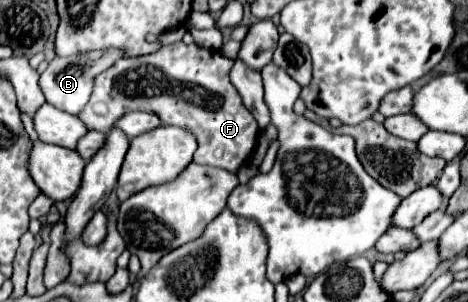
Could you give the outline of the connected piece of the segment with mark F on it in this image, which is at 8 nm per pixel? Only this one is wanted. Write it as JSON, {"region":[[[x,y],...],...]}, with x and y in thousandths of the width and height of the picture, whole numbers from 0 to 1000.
{"region":[[[393,136],[342,156],[342,169],[329,169],[321,182],[252,195],[231,235],[205,255],[197,328],[188,334],[188,354],[179,354],[179,368],[171,374],[171,394],[179,394],[179,407],[192,427],[231,440],[244,401],[256,394],[256,381],[265,374],[278,374],[278,368],[329,374],[350,414],[393,421],[419,447],[423,500],[415,513],[415,533],[423,546],[453,546],[453,553],[470,553],[491,573],[504,573],[538,520],[538,500],[551,460],[551,407],[538,387],[538,374],[521,354],[509,301],[491,275],[487,262],[491,222],[496,222],[496,195],[479,195],[466,169],[423,156],[419,142],[397,149]]]}

